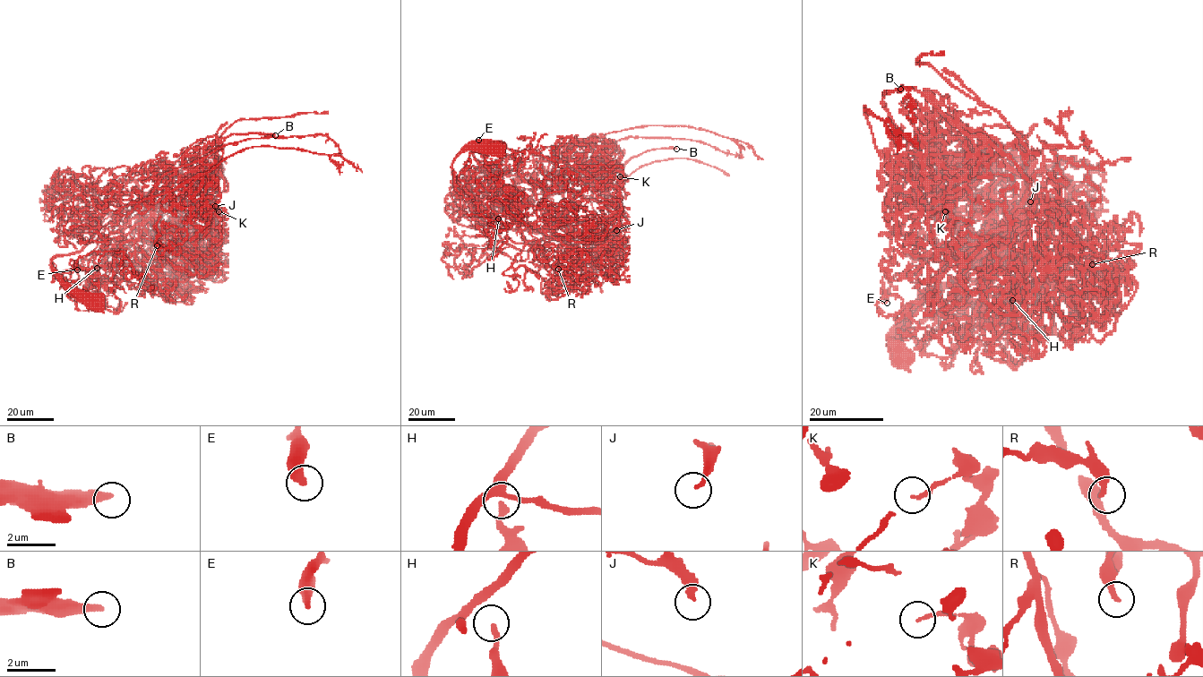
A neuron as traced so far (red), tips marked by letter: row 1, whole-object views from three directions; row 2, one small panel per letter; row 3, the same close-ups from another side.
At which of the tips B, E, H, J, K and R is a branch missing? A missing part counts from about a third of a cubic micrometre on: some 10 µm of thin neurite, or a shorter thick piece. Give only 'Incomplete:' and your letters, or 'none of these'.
Incomplete: none of these

